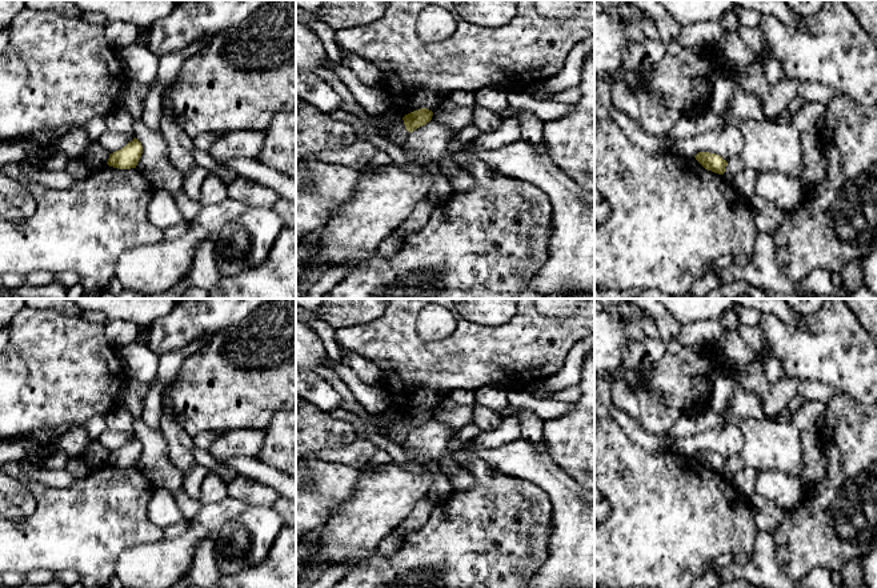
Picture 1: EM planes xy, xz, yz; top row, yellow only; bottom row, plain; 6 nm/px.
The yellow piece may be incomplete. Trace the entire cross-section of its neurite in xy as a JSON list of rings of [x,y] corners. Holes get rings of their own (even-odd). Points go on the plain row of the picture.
[[[135,436],[124,447],[109,453],[108,464],[119,468],[136,467],[143,452],[141,441]]]

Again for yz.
[[[698,451],[694,456],[705,468],[718,473],[724,473],[728,464],[728,460],[716,452]]]

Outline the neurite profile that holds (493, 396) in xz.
[[[486,385],[474,392],[476,404],[488,407],[498,413],[508,405],[508,387]]]

